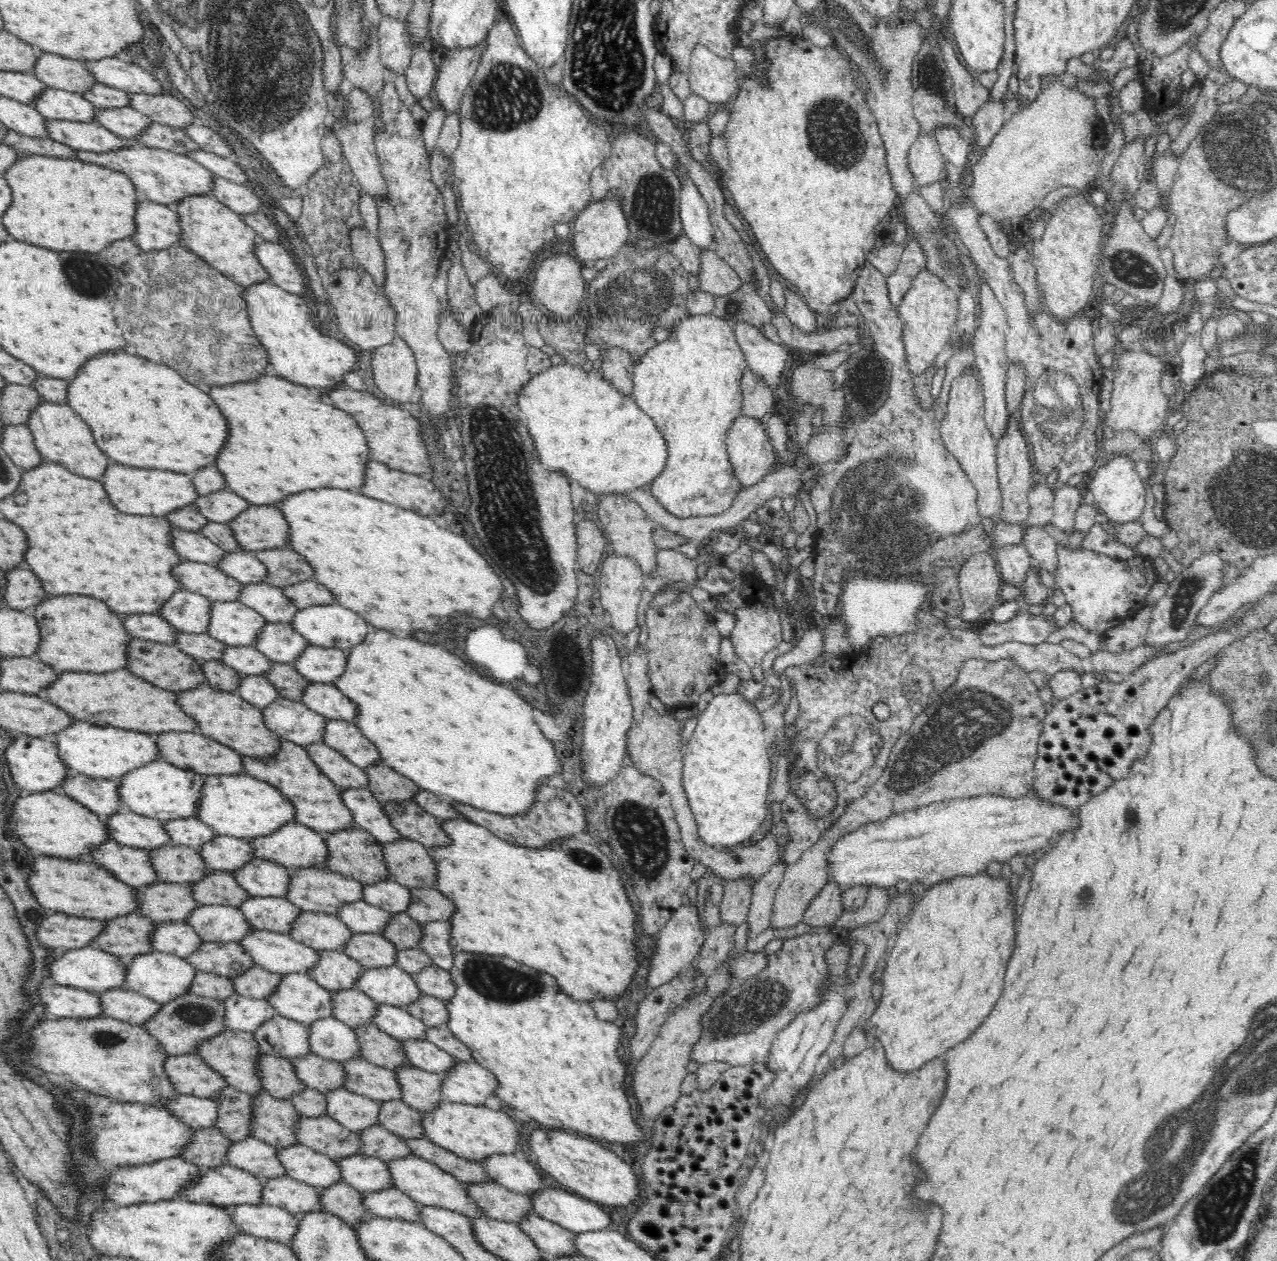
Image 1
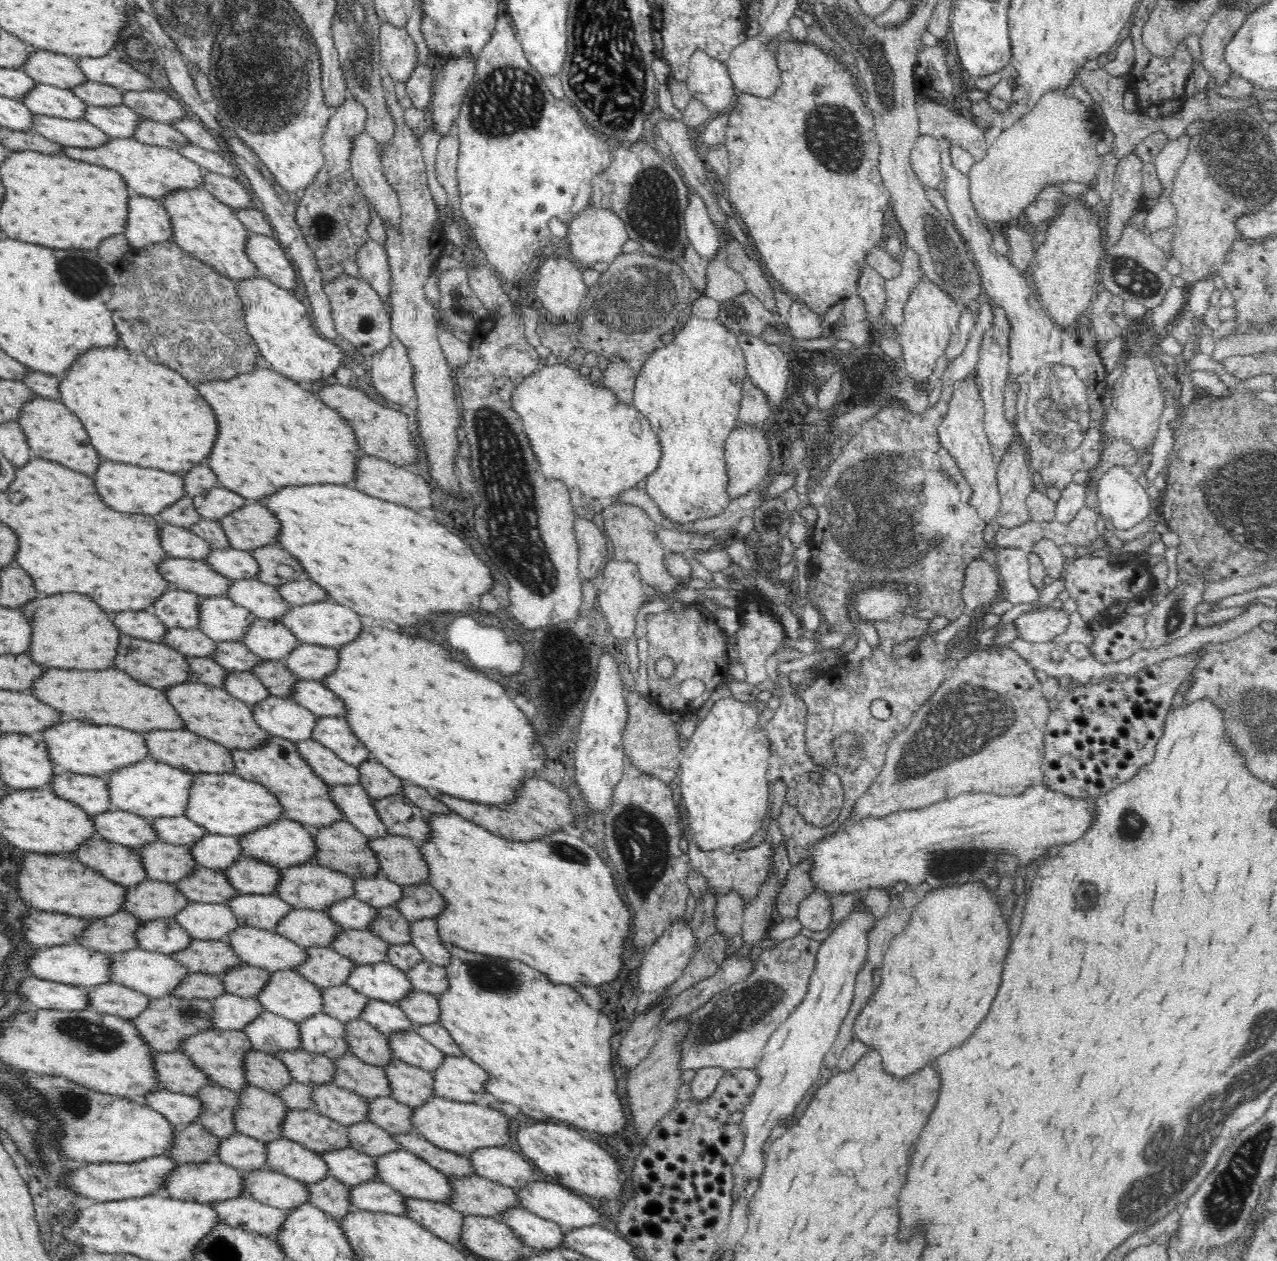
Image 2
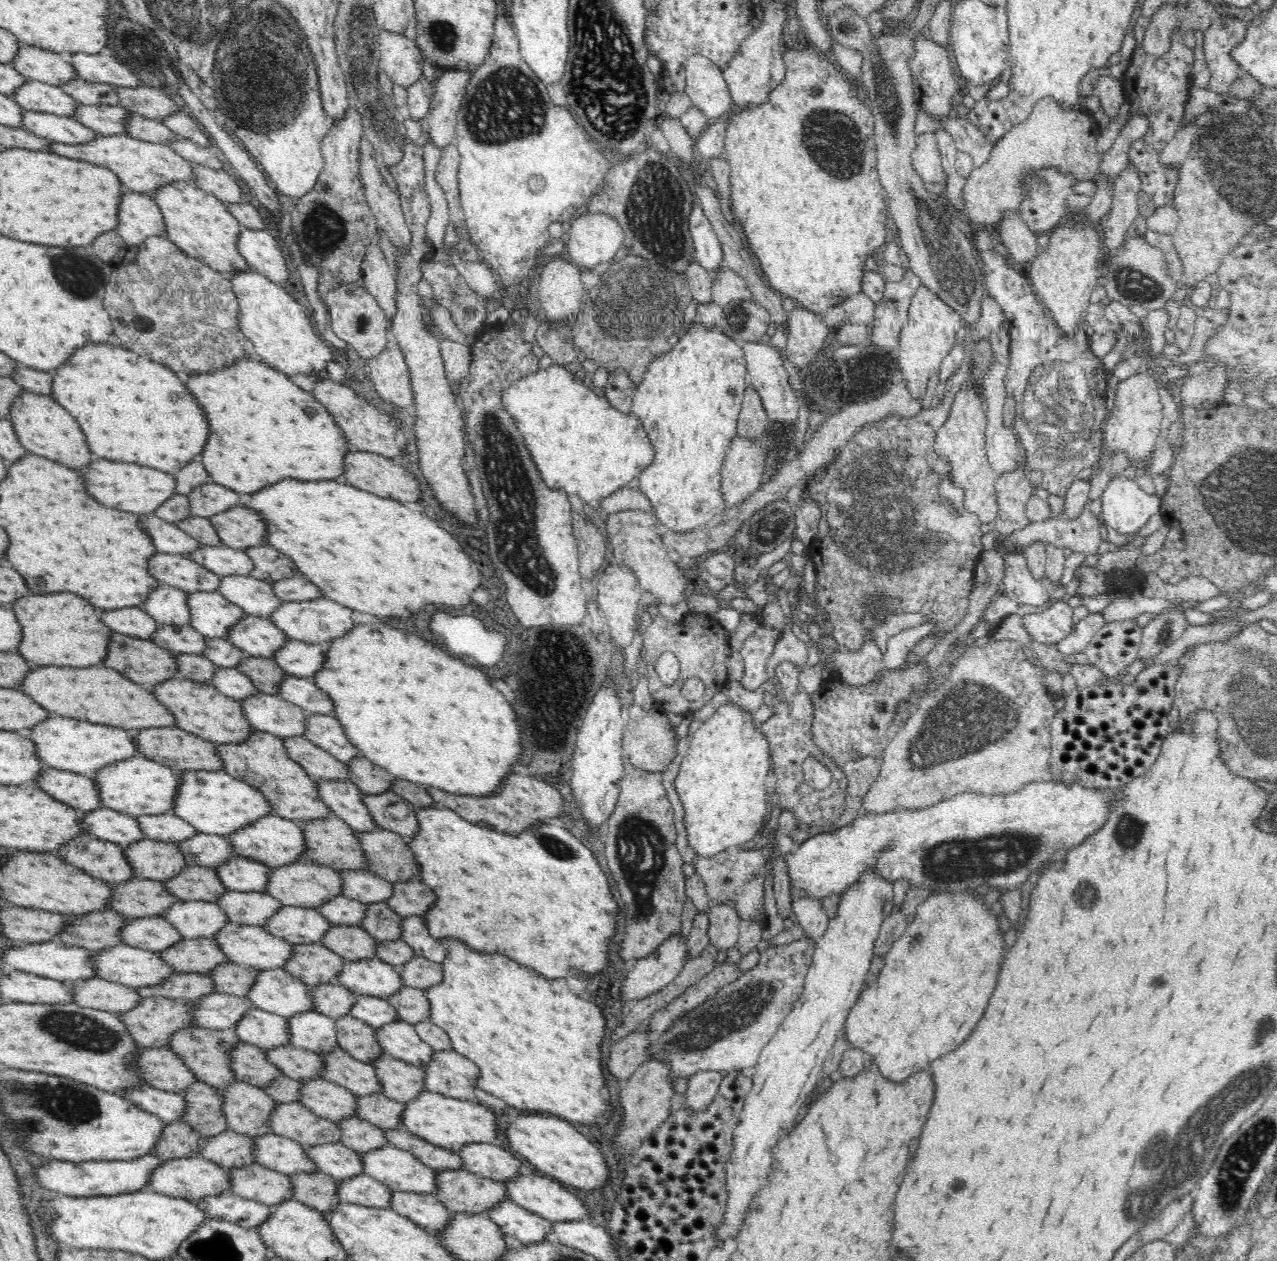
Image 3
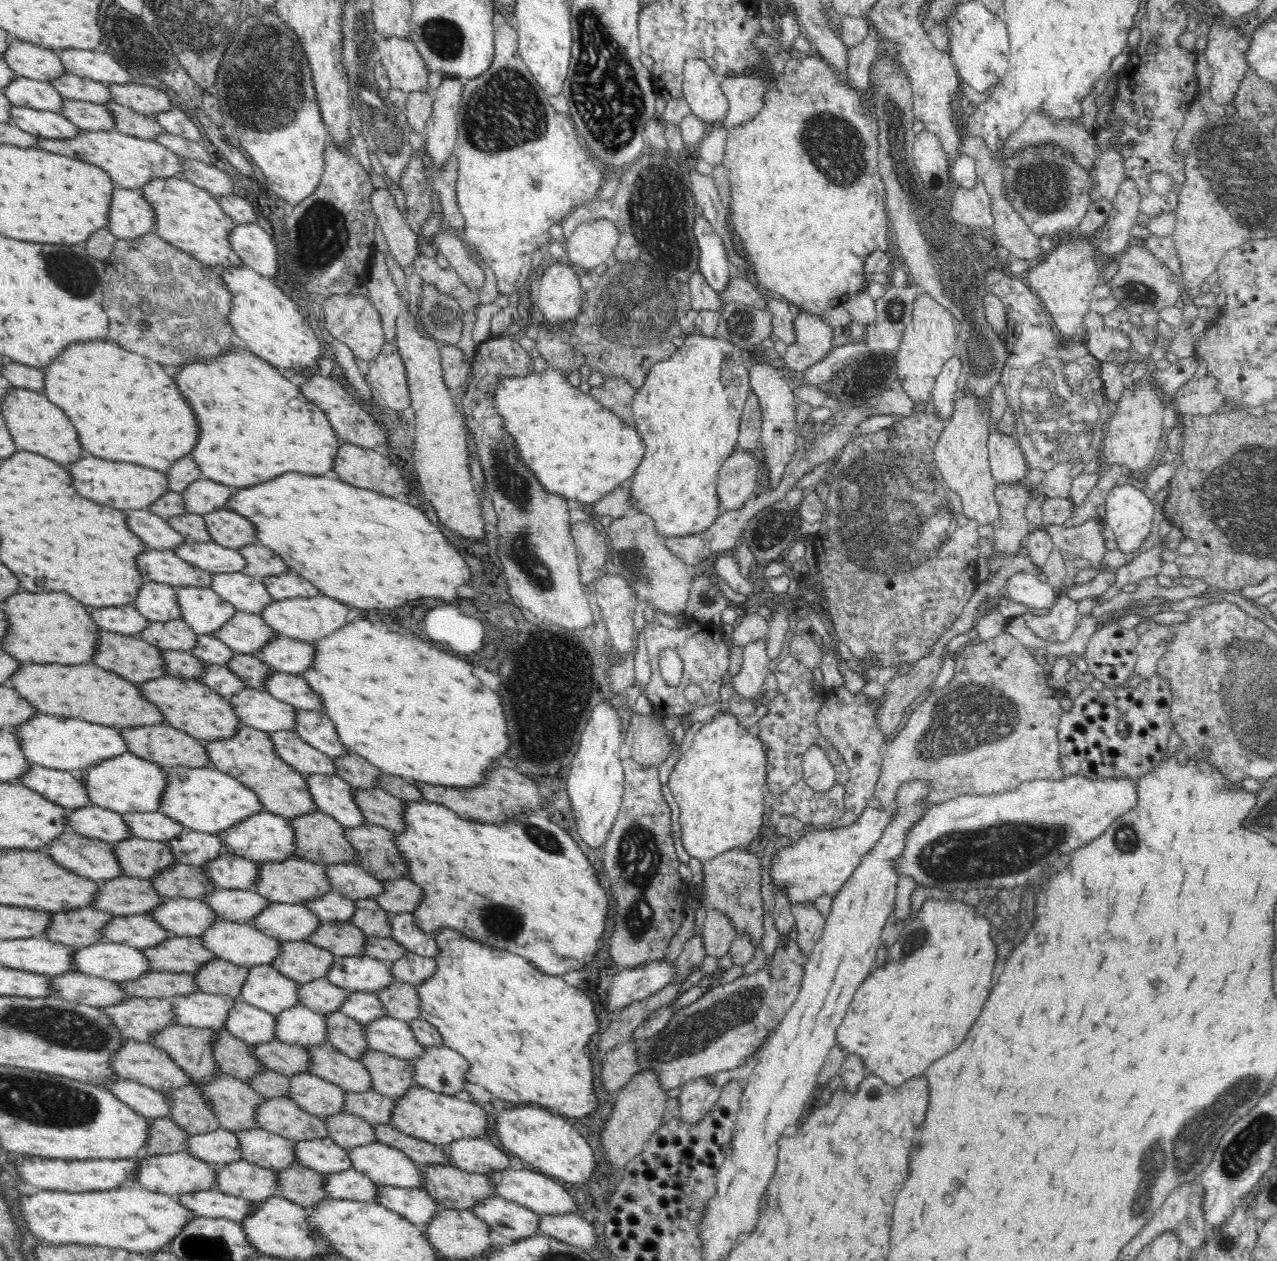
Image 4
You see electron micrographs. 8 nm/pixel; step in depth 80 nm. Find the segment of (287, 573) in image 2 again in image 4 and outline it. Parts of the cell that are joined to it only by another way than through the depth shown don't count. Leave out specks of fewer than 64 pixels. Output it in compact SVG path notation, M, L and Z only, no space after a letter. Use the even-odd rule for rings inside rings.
M258 542L242 546L237 551L246 559L246 564L241 570L244 574L260 579L262 576L292 572L280 556Z

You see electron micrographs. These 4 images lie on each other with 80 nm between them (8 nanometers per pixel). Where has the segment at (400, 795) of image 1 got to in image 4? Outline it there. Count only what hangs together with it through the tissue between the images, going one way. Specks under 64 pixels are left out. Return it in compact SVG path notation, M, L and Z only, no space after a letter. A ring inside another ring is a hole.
M347 752L342 756L336 756L332 761L336 765L336 772L342 780L346 781L352 788L376 787L376 778L382 772L372 763L354 752Z

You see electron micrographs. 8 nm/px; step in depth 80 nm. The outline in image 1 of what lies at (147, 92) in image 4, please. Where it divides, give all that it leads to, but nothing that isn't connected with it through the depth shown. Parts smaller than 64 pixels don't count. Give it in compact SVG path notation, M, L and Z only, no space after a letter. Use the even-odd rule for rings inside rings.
M128 93L128 104L146 115L151 122L179 129L194 122L190 109L172 95Z

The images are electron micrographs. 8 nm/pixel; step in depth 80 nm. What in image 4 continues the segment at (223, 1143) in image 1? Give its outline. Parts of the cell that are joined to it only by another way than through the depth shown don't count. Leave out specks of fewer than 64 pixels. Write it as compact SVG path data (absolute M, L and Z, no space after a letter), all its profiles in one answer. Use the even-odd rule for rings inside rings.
M170 1116L148 1119L148 1132L148 1140L144 1142L143 1154L157 1156L158 1154L186 1152L184 1144L190 1134L172 1121Z

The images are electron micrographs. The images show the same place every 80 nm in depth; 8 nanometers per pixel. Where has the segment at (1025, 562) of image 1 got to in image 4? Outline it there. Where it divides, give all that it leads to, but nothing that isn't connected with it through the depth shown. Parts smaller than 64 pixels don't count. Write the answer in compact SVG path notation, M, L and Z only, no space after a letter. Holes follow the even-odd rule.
M1019 572L1007 580L1007 596L1024 603L1028 607L1051 608L1058 596L1057 588L1038 576L1028 572Z

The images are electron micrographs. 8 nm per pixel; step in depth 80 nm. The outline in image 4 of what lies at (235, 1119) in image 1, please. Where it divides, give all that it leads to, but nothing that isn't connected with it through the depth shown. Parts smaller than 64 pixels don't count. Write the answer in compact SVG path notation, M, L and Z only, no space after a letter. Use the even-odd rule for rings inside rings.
M194 1085L164 1089L164 1100L170 1105L170 1119L187 1134L202 1134L220 1129L220 1123L210 1111L206 1099Z

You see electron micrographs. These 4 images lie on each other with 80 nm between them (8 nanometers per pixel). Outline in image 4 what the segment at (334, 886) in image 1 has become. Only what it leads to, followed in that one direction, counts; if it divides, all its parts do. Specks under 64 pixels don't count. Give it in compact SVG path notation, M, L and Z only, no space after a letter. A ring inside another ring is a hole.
M294 856L279 862L258 864L258 879L251 890L272 903L289 903L302 905L330 893L331 887L321 864L312 863Z

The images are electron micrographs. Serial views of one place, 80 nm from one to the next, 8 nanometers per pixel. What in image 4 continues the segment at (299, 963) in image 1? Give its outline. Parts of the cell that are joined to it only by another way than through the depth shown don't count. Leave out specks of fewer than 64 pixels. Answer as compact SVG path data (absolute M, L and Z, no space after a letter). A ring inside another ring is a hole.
M216 918L213 924L204 930L200 936L202 945L214 953L218 959L243 965L246 967L256 964L268 964L280 954L281 942L265 936L262 932L255 930L249 924Z

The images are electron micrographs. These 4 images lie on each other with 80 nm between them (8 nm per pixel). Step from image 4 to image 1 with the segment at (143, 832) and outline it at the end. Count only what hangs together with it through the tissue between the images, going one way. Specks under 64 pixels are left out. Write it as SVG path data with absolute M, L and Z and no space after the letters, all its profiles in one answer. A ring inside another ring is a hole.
M196 817L176 818L162 821L164 831L168 833L174 845L186 845L198 849L208 839L217 836L214 829L202 823Z

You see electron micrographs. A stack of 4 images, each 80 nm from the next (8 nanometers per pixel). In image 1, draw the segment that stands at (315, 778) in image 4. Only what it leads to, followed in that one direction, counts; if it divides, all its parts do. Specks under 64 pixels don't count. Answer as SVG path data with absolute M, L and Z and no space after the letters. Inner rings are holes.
M368 787L342 788L340 797L348 810L352 811L352 821L360 828L368 831L381 843L396 842L401 836L386 817L381 802L372 795Z

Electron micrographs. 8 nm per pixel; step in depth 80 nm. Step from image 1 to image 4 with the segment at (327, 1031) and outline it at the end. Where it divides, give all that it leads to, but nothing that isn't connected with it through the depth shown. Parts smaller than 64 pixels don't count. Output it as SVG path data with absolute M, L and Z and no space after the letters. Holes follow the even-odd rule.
M302 1005L288 1008L274 1021L274 1038L301 1047L326 1042L326 1020Z

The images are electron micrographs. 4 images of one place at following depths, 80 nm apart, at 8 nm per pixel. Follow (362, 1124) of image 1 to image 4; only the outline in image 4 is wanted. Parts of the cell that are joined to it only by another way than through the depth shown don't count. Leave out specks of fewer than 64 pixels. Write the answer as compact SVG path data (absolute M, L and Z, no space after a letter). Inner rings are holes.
M296 1072L289 1077L288 1098L310 1114L324 1118L342 1111L343 1088L310 1072Z

